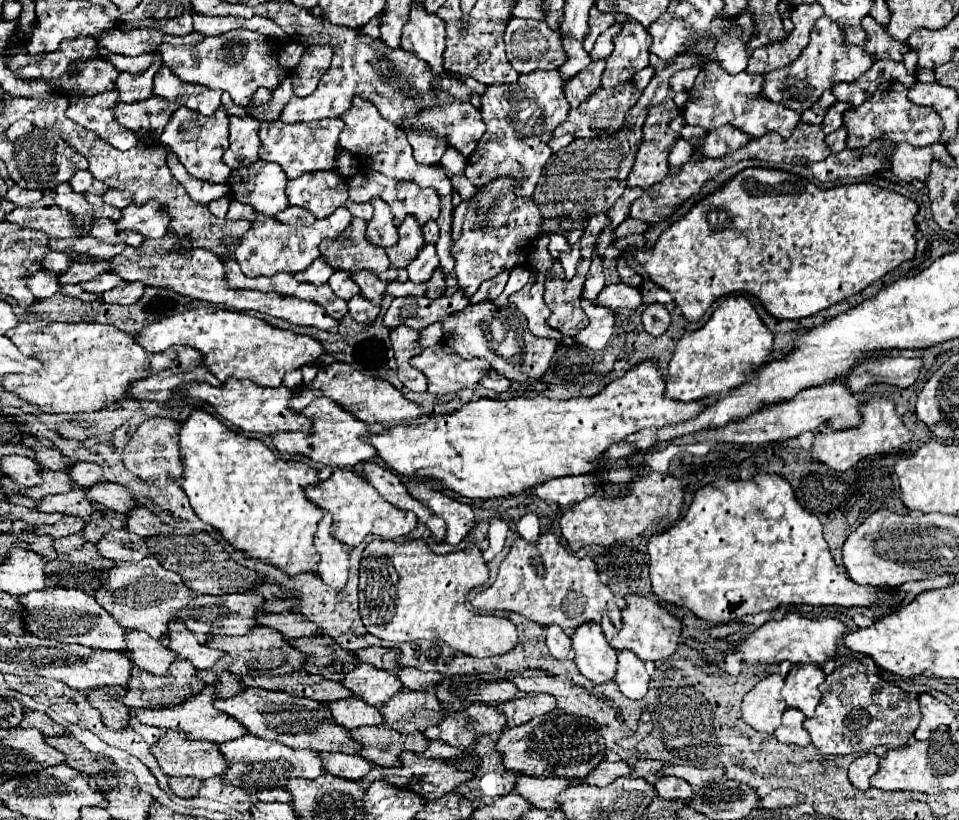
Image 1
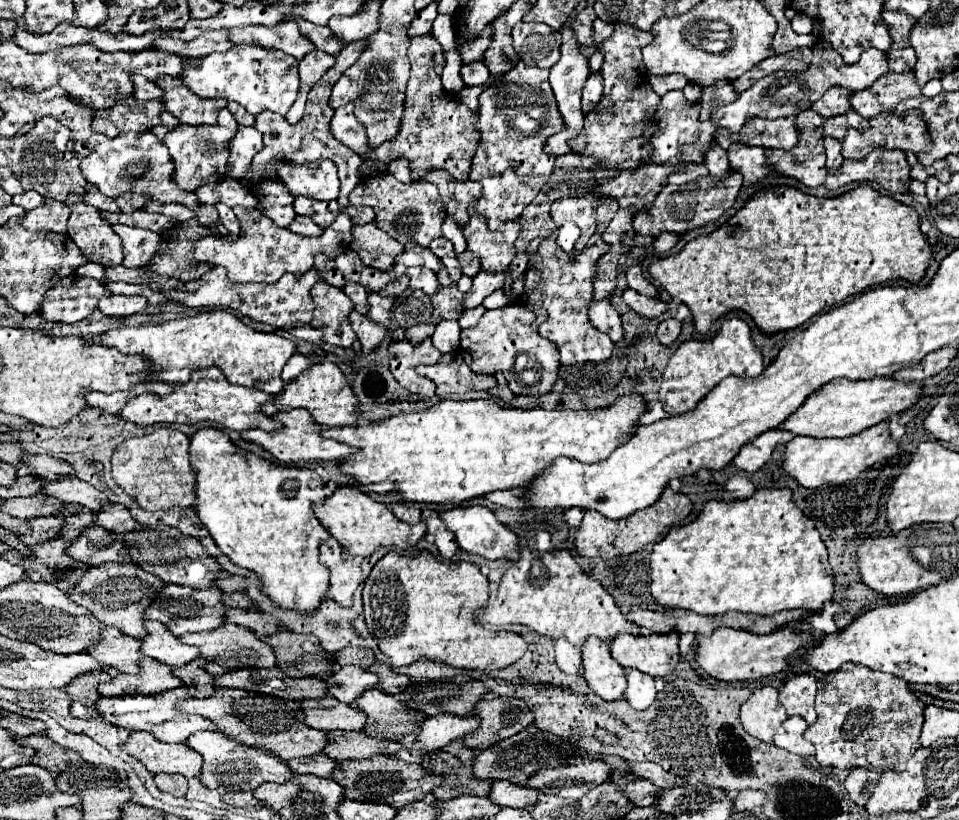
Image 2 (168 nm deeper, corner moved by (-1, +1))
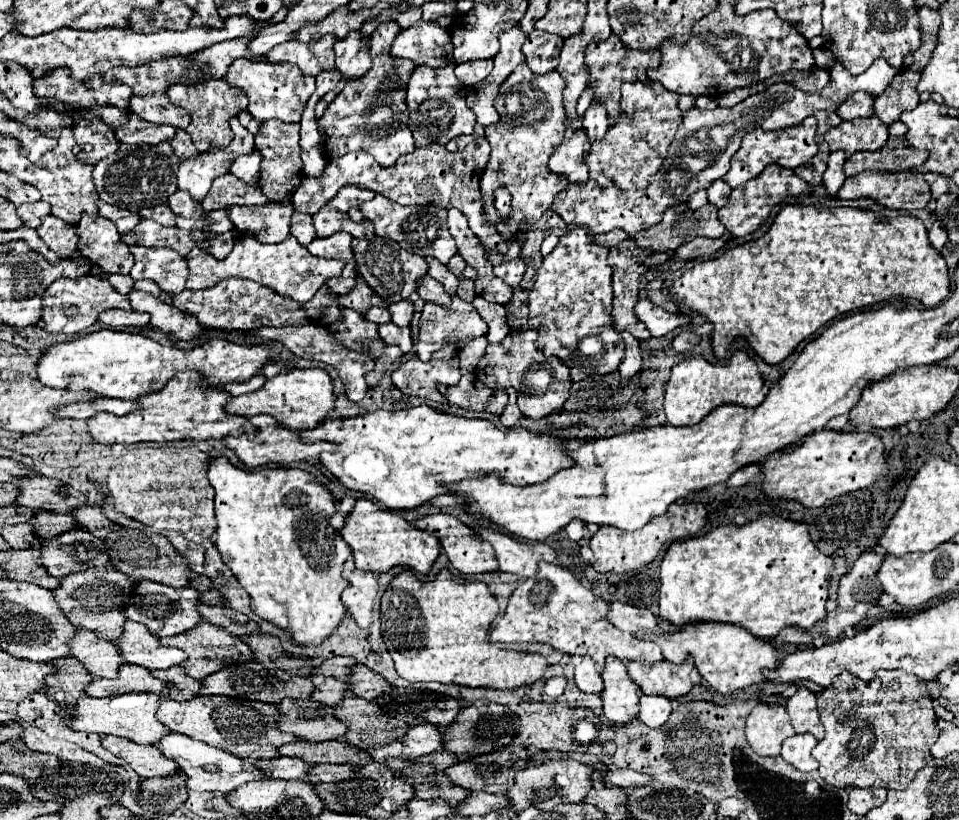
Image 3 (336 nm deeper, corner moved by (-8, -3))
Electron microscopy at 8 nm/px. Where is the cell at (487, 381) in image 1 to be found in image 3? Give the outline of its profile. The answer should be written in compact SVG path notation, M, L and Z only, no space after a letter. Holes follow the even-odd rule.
M507 403L505 411L501 413L501 423L503 423L505 427L513 427L519 417L521 417L521 411L517 409L517 405L509 405L509 403Z

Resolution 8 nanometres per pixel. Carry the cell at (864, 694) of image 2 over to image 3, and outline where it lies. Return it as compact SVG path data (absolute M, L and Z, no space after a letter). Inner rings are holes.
M843 671L829 687L817 693L817 709L825 725L825 737L813 749L813 757L819 761L819 773L823 781L833 787L905 789L913 775L931 759L929 747L939 737L937 717L925 681L909 673L895 671L891 675L875 677L873 681L861 681L849 671Z

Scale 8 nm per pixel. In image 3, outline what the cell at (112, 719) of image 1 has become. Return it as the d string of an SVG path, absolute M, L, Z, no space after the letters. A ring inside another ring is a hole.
M65 657L65 659L55 659L53 665L57 667L57 675L47 677L47 695L61 705L73 705L73 701L79 701L91 681L95 677L75 659L75 657Z

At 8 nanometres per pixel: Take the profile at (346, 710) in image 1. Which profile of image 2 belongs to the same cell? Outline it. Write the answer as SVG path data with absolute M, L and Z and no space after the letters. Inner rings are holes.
M326 695L320 699L302 699L300 709L304 711L304 725L318 731L362 731L366 717L350 705Z

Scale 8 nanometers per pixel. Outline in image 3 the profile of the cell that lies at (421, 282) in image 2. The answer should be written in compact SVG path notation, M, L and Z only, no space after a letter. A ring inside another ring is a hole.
M429 275L421 277L421 285L417 285L417 293L425 301L433 301L433 303L439 303L439 305L449 305L451 303L451 297L449 297L449 293L445 293L443 285Z

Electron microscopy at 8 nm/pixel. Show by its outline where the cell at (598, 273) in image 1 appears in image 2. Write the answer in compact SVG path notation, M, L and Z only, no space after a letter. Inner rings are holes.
M592 301L590 305L590 321L596 329L602 333L608 333L614 343L620 343L624 337L622 331L622 319L616 313L616 309L610 305L610 301Z

